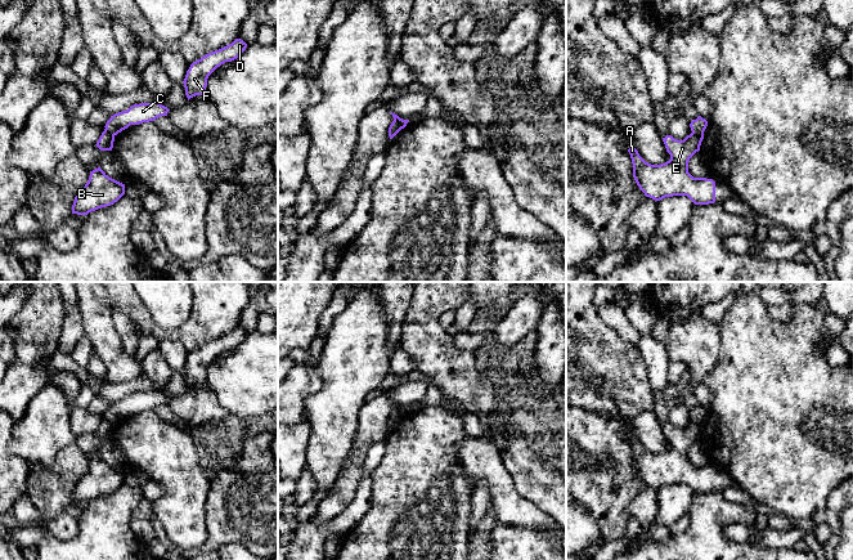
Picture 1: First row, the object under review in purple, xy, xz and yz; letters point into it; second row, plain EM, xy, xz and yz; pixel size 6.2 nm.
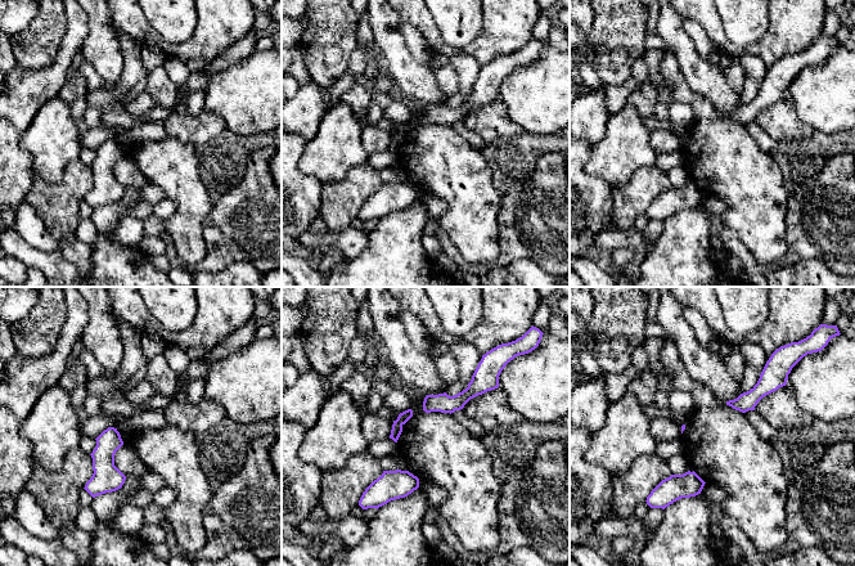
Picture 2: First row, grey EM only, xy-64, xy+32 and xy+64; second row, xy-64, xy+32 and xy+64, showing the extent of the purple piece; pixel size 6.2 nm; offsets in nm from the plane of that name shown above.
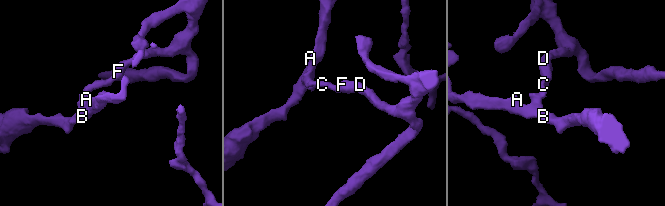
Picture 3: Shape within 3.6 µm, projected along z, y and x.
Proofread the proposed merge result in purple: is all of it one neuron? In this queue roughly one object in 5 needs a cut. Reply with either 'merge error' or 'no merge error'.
merge error

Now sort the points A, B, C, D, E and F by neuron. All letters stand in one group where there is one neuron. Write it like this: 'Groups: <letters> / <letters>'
Groups: A B E / C D F

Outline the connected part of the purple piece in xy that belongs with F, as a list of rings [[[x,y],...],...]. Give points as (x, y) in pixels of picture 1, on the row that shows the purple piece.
[[[235,39],[232,44],[203,55],[193,62],[183,81],[188,100],[196,95],[205,95],[208,76],[225,62],[237,59],[247,48],[247,44]]]

